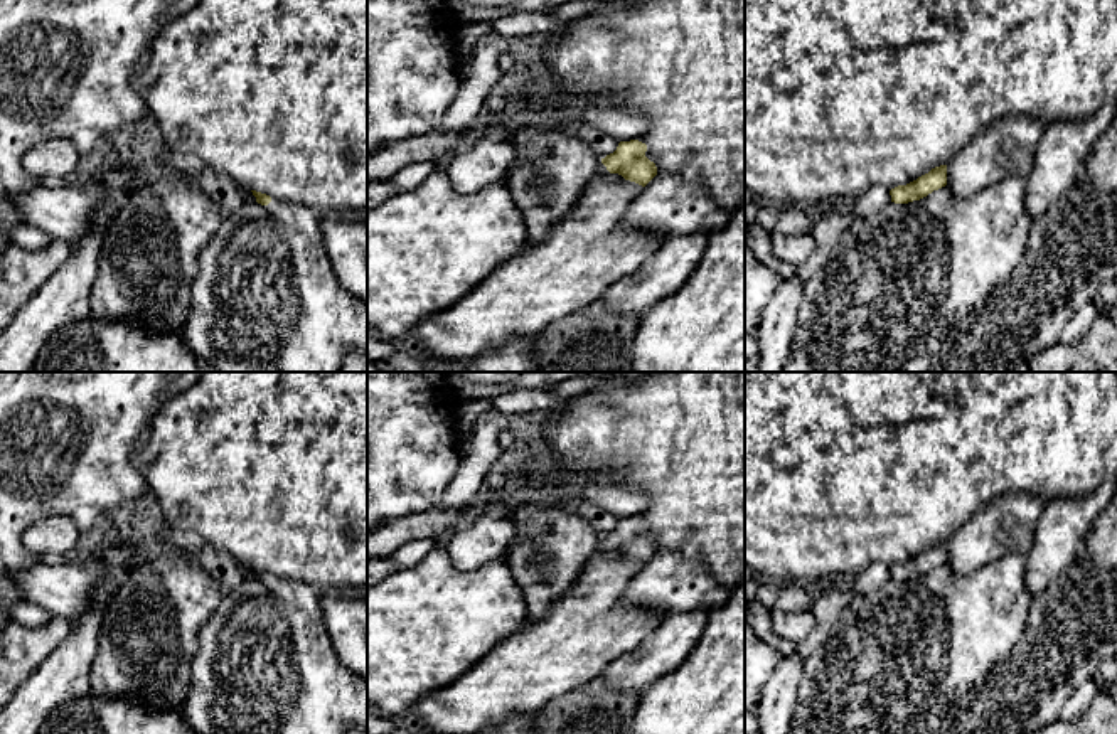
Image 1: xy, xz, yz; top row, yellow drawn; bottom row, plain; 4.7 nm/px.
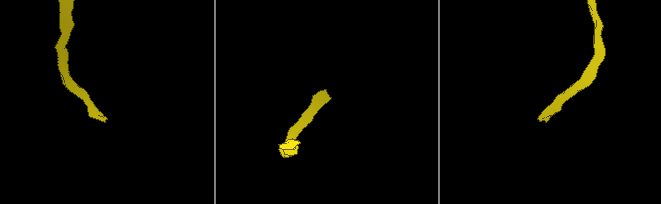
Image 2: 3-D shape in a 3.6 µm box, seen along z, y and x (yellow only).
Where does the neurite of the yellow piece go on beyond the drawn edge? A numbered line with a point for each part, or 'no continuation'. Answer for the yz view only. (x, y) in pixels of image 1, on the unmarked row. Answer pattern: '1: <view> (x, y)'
no continuation

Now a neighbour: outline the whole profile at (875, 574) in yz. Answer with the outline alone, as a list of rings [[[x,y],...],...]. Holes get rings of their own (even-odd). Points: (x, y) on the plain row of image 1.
[[[871,562],[866,566],[859,574],[856,574],[851,581],[847,581],[847,586],[858,594],[868,594],[879,586],[883,586],[886,581],[891,579],[890,567],[879,562]]]

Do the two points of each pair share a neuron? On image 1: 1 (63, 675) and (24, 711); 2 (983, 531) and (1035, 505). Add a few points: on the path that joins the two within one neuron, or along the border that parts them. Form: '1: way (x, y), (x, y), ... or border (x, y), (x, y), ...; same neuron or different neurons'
1: way (53, 684), (34, 701); same neuron
2: way (996, 529), (1001, 529), (1021, 510); same neuron

